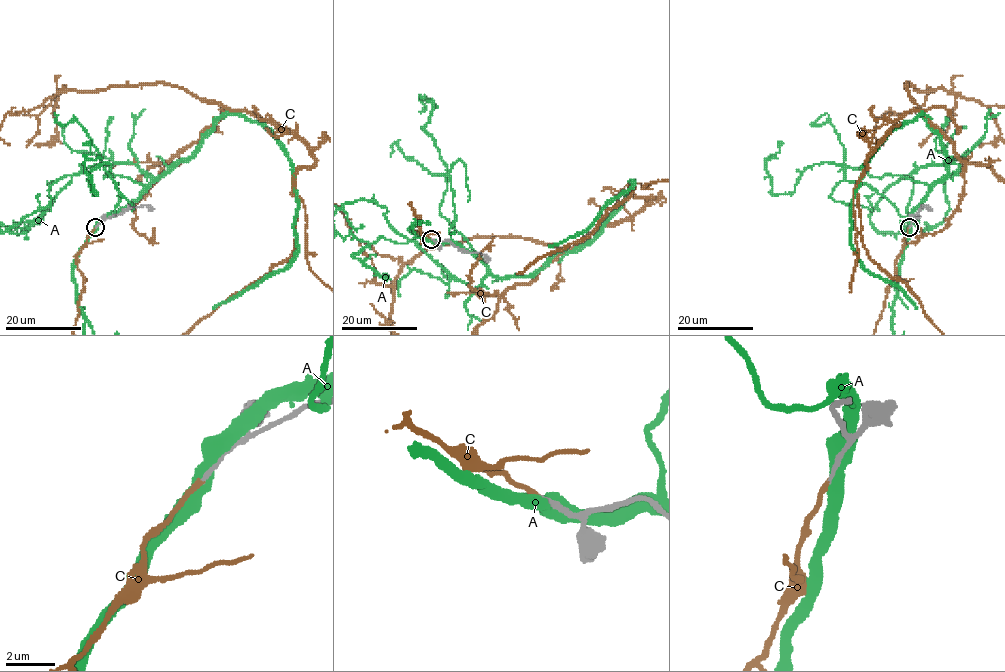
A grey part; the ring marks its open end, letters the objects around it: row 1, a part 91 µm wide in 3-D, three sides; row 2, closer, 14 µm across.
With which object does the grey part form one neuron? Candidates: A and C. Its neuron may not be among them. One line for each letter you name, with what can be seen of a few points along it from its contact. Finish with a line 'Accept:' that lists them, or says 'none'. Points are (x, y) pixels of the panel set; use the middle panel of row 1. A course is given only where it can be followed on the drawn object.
C: it runs (432, 240), (411, 203), (419, 265), (522, 273), (582, 241), (627, 184)
Accept: C

